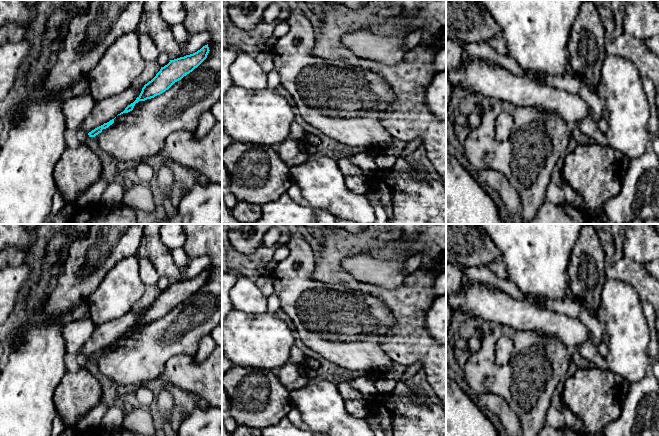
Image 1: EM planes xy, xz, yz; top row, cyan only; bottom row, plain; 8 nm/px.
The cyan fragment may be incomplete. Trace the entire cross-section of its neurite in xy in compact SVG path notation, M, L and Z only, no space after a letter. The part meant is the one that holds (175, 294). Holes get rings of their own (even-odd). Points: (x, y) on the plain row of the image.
M207 268L193 278L170 284L167 289L161 291L160 295L151 305L144 309L136 324L118 339L132 335L135 328L139 325L154 322L168 314L175 306L181 304L197 292L207 282L209 275Z

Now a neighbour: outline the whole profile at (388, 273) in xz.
M360 254L344 259L342 267L360 282L395 289L405 284L404 263L404 258L373 258Z

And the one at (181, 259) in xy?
M183 248L171 251L171 255L178 269L182 273L186 273L189 269L190 257L184 252Z

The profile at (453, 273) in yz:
M446 261L446 337L451 326L453 314L456 312L450 307L447 298L458 293L462 286L462 271L459 266Z

